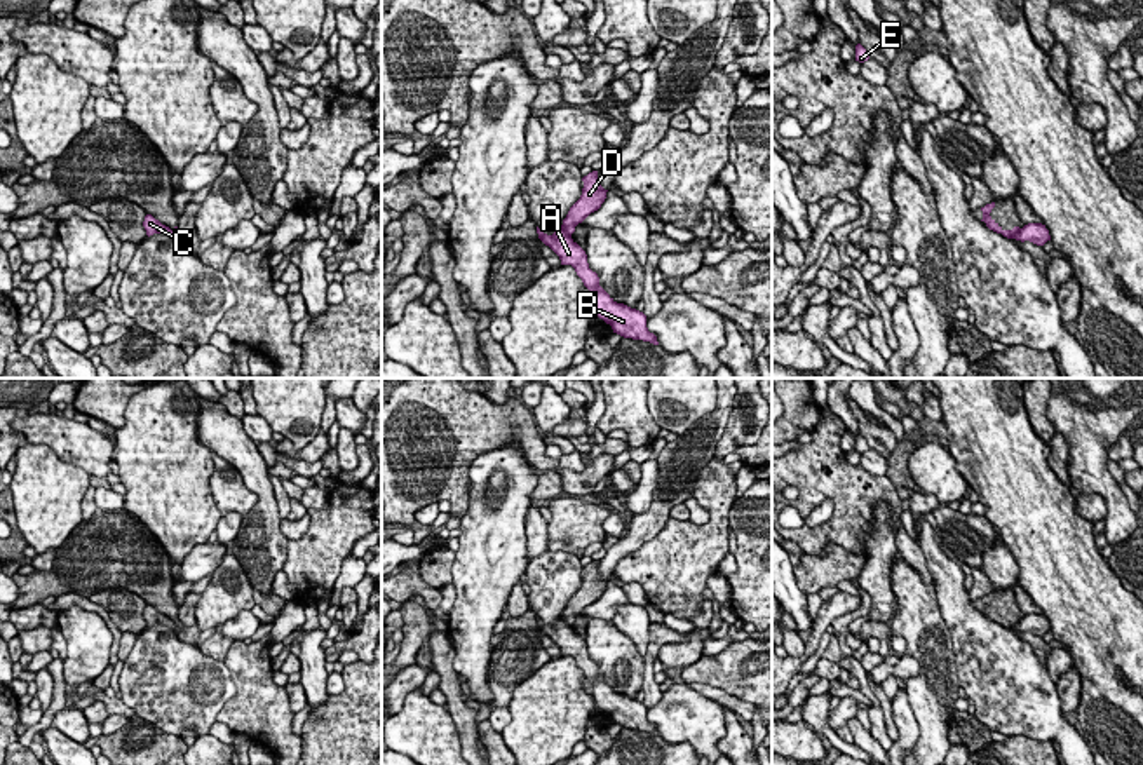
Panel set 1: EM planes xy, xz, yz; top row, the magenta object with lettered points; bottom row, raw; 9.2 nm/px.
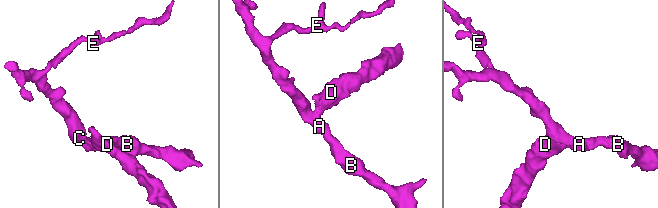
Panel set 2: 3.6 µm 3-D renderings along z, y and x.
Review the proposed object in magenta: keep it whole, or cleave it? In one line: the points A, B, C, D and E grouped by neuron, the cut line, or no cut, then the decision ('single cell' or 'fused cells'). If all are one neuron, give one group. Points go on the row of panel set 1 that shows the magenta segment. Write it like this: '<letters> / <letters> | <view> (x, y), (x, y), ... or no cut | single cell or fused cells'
A B C E / D | xz (561, 227), (570, 236) | fused cells

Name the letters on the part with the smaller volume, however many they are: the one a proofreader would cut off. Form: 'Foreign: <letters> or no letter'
Foreign: D

